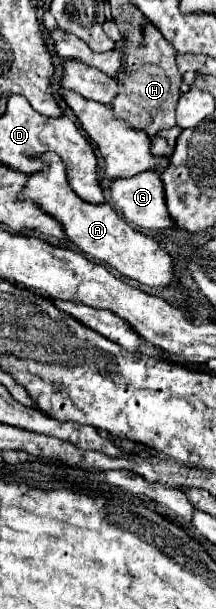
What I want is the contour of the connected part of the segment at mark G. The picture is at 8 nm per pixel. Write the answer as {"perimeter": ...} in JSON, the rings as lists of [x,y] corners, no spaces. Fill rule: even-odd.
{"perimeter":[[[143,172],[143,176],[111,180],[109,194],[113,206],[127,218],[127,222],[147,230],[173,226],[165,206],[163,182],[159,174]]]}

